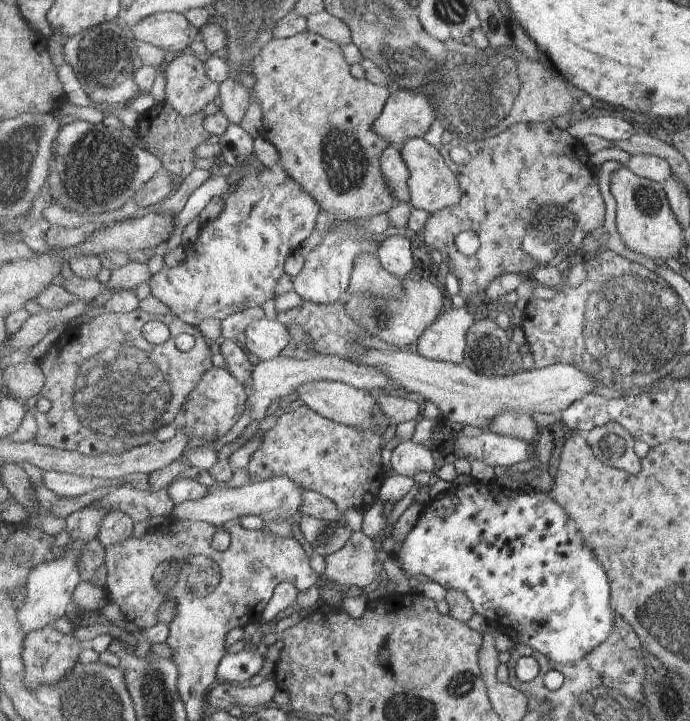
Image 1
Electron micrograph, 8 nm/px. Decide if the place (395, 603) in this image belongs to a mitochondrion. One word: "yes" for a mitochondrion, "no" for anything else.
no

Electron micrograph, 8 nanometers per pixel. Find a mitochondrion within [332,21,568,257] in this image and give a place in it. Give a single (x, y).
(474, 98)

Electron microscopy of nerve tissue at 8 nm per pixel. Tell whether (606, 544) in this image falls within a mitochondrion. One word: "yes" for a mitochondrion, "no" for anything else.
no

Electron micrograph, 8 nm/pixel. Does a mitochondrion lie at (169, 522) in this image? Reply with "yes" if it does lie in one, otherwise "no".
no

